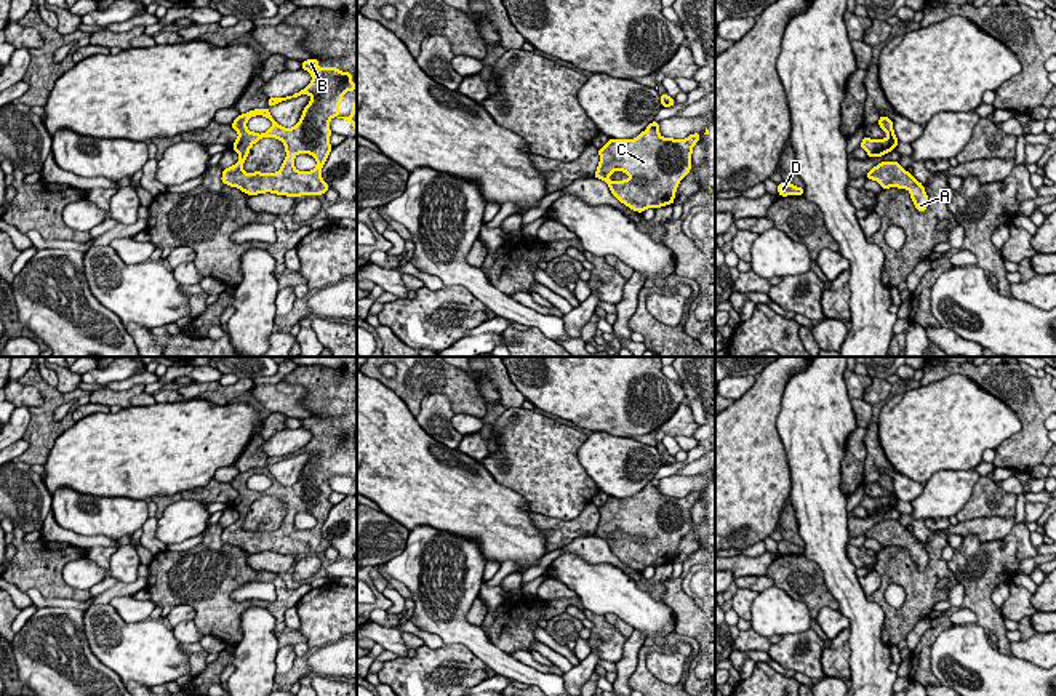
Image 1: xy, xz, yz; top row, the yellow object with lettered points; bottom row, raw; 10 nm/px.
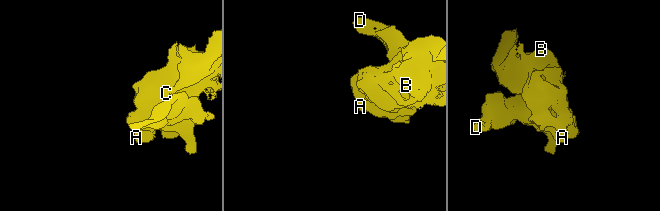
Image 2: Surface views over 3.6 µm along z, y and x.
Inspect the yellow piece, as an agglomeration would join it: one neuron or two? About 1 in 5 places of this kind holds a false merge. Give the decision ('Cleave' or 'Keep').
Keep

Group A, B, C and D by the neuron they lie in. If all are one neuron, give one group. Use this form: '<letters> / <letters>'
A B C D

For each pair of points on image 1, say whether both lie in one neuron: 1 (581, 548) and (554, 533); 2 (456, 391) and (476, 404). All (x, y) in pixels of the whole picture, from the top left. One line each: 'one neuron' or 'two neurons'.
1: two neurons
2: one neuron

